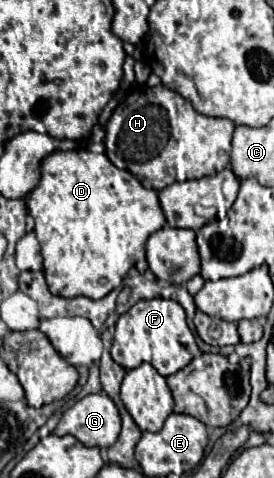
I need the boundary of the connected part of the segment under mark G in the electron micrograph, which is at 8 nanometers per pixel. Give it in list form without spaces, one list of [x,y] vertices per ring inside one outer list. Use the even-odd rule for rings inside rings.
[[[106,393],[86,395],[64,411],[56,435],[74,435],[84,445],[110,447],[120,435],[120,415]]]

